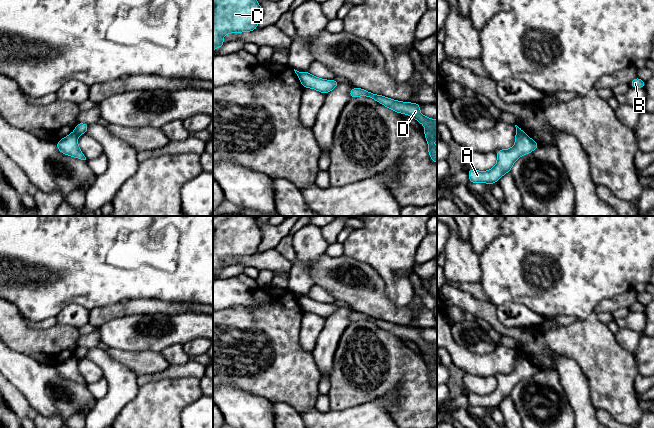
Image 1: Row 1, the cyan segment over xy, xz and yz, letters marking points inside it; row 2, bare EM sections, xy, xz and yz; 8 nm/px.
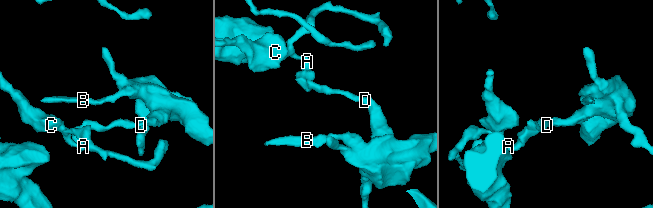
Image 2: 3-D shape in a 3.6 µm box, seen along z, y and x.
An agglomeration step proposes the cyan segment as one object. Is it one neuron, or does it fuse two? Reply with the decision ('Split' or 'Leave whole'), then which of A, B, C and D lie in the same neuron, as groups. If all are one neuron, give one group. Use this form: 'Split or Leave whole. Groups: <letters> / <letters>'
Split. Groups: A C / B D

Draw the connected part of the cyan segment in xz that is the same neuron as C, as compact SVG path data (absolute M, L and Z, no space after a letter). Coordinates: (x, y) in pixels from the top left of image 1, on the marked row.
M213 0L213 51L223 46L223 36L256 30L262 17L256 0Z

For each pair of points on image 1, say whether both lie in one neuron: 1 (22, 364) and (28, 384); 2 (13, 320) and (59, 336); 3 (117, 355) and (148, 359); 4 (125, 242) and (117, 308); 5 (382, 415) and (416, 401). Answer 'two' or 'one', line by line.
1: one
2: one
3: one
4: two
5: two

